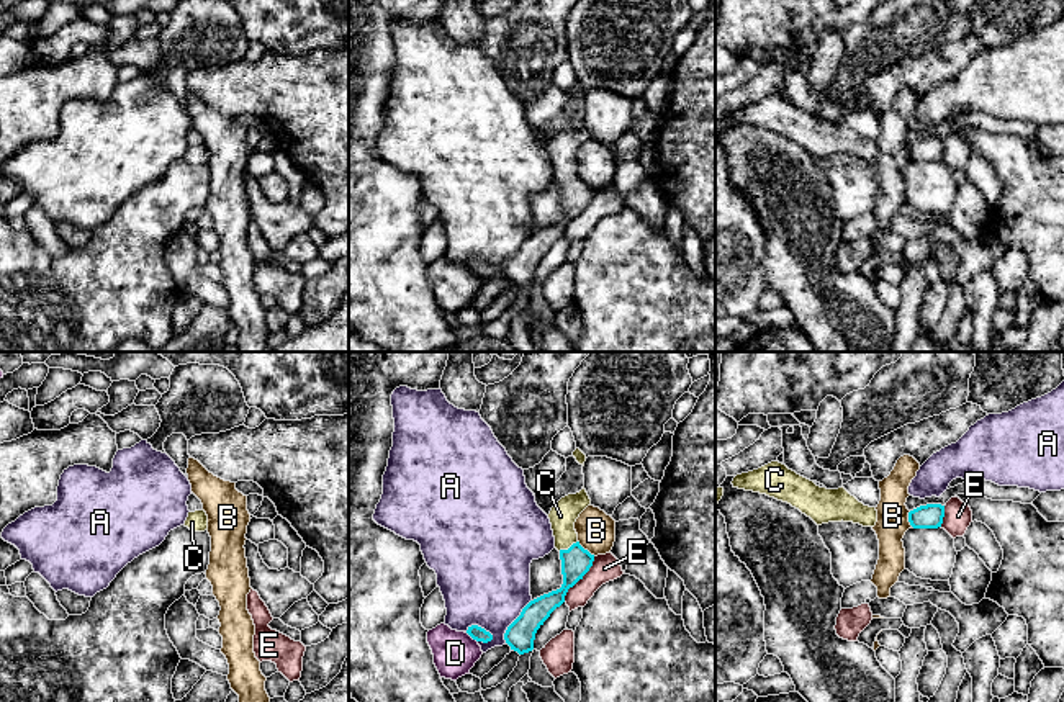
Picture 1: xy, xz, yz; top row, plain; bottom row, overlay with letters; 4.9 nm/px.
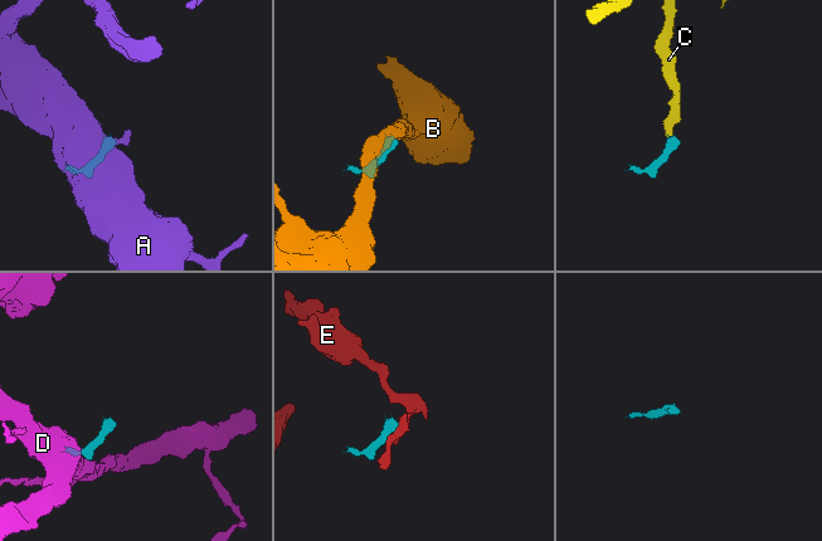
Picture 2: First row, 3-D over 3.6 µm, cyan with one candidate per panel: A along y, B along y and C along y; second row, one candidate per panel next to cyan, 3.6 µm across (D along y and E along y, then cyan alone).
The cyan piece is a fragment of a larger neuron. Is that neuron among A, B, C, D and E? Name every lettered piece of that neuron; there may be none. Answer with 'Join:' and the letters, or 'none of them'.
Join: C

